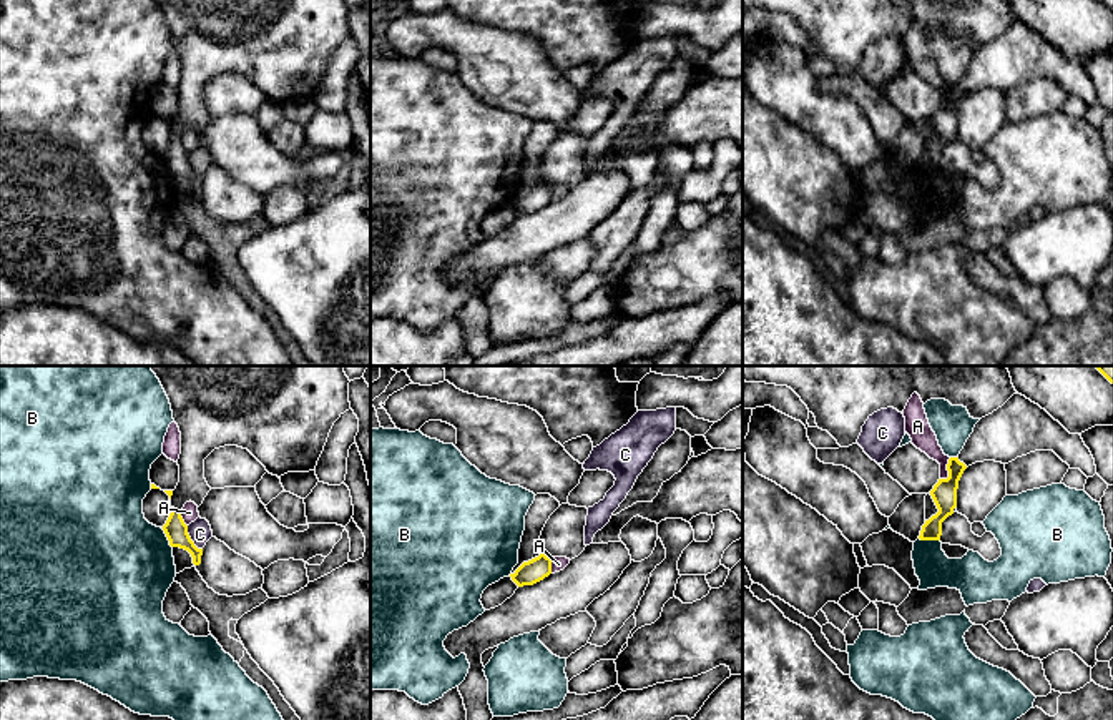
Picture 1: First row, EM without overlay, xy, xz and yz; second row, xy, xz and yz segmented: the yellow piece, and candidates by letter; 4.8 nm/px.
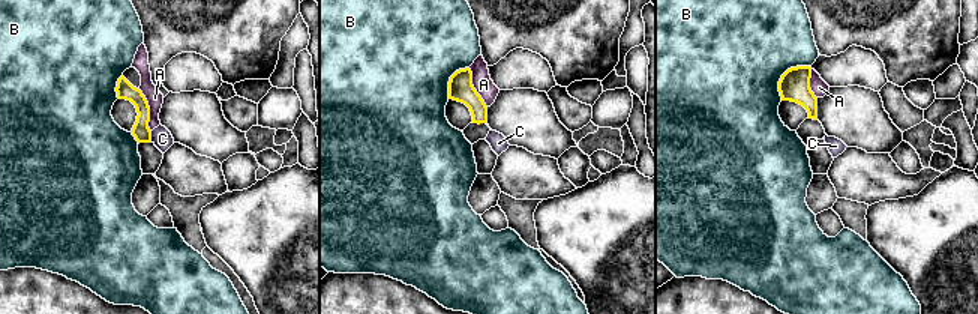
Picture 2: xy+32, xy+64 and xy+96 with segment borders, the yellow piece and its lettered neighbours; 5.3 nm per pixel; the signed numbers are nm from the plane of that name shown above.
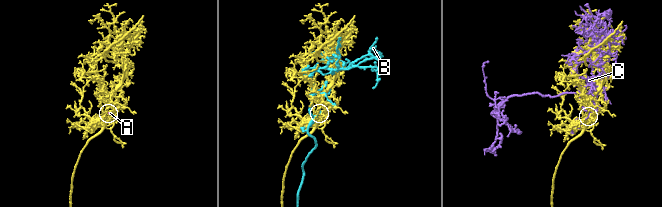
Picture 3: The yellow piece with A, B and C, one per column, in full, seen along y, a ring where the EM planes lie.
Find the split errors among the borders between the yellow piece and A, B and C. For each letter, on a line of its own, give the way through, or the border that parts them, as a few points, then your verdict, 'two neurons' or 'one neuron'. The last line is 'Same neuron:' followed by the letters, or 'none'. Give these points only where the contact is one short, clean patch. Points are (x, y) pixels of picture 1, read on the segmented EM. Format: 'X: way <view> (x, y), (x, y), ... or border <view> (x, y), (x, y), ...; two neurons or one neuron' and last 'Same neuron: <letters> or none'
A: border yz (951, 458), (947, 476), (941, 479); two neurons
B: two neurons
C: two neurons
Same neuron: none

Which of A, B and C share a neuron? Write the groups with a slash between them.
A / B / C

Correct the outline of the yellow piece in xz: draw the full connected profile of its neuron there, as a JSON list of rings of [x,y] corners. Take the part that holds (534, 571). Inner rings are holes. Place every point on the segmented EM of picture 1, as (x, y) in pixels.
[[[545,554],[523,562],[513,574],[510,574],[512,580],[518,585],[533,585],[552,574],[552,559]]]

